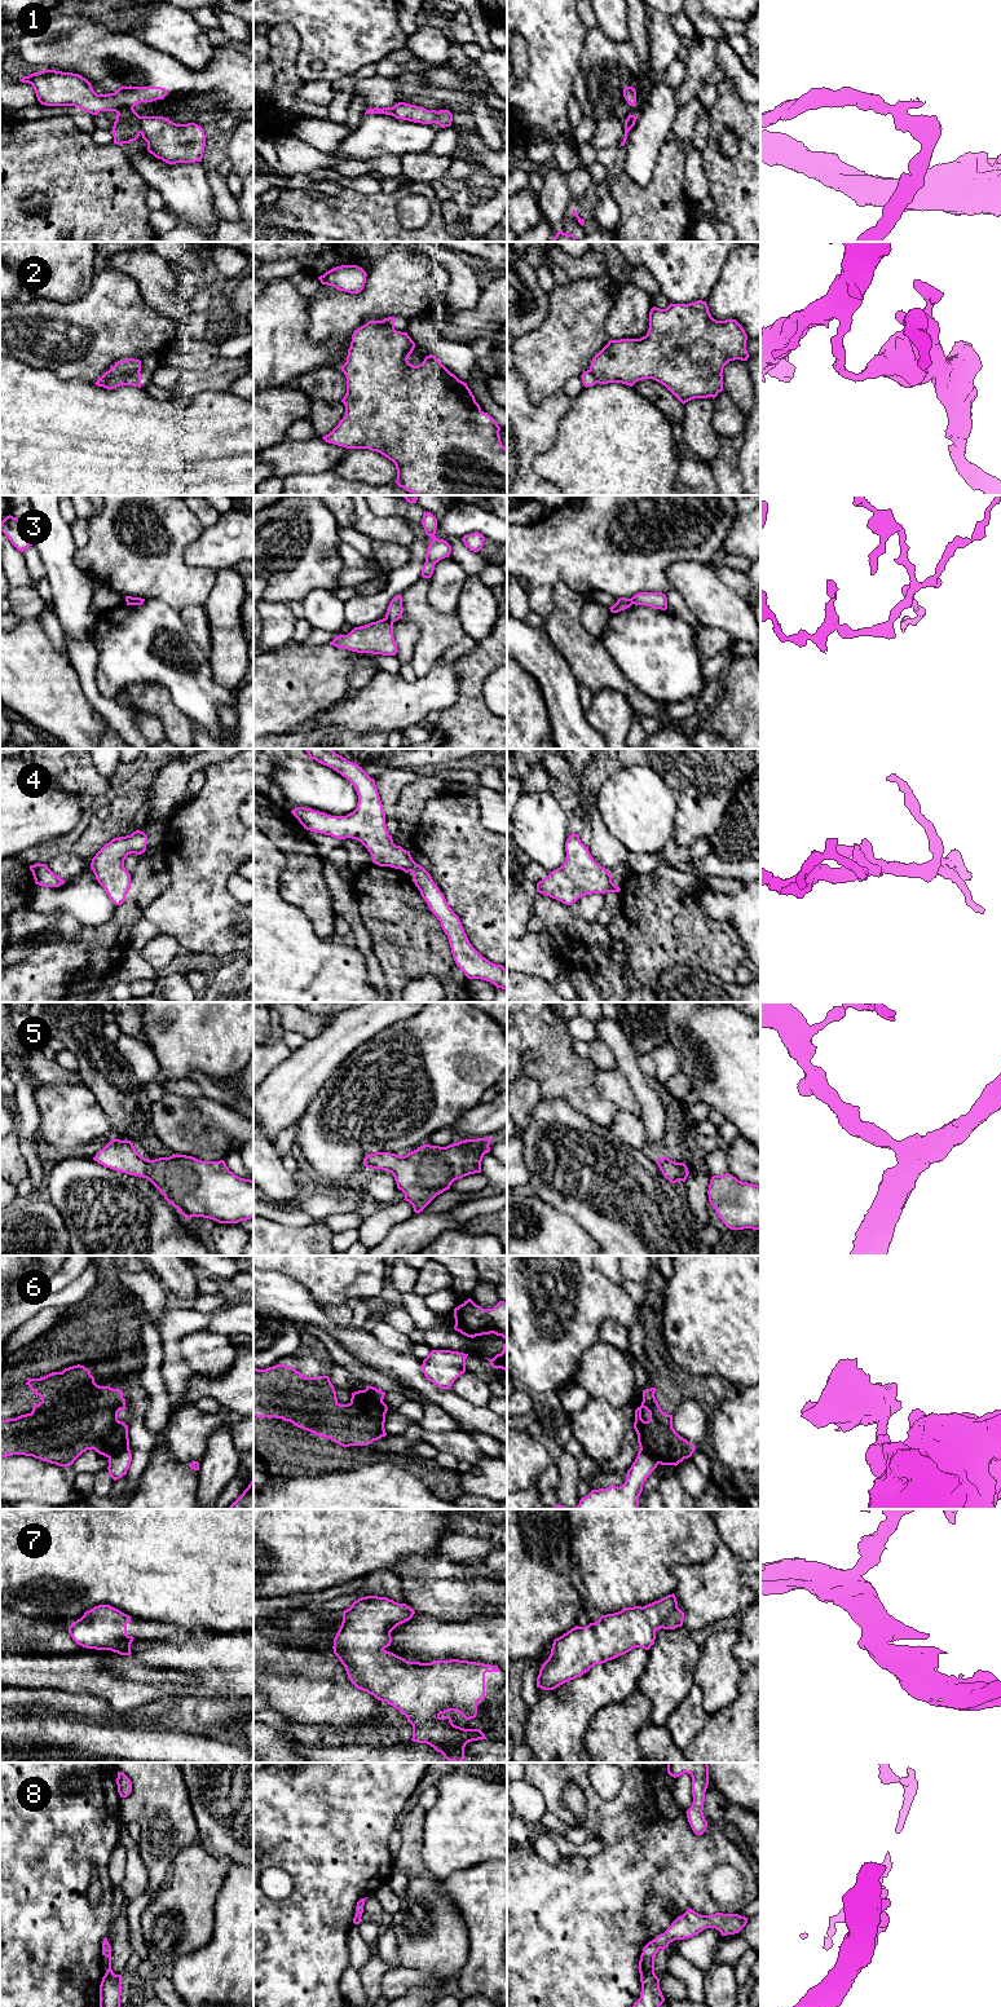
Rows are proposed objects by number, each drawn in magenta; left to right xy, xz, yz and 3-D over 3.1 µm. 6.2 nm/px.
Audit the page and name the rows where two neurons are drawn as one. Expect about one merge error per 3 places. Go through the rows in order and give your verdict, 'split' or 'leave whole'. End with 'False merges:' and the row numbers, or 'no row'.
1: split
2: split
3: split
4: leave whole
5: leave whole
6: split
7: leave whole
8: leave whole
False merges: 1, 2, 3, 6

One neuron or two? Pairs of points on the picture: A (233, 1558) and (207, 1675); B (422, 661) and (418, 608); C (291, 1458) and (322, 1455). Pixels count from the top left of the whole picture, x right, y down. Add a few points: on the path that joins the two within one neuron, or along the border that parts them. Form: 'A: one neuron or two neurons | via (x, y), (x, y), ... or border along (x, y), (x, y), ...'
A: two neurons | border along (233, 1631), (219, 1635)
B: one neuron | via (427, 648), (427, 621)
C: one neuron | via (299, 1455), (314, 1455)

